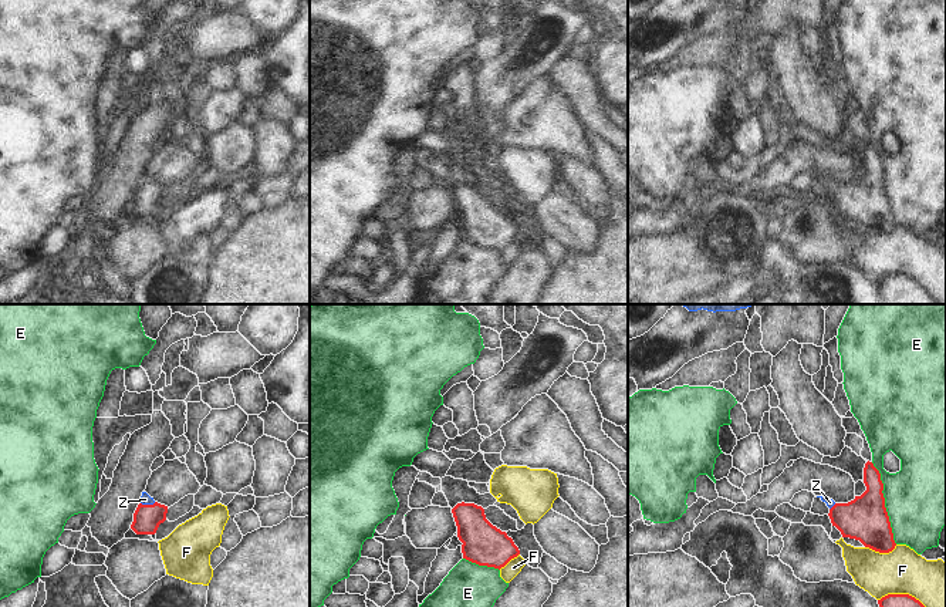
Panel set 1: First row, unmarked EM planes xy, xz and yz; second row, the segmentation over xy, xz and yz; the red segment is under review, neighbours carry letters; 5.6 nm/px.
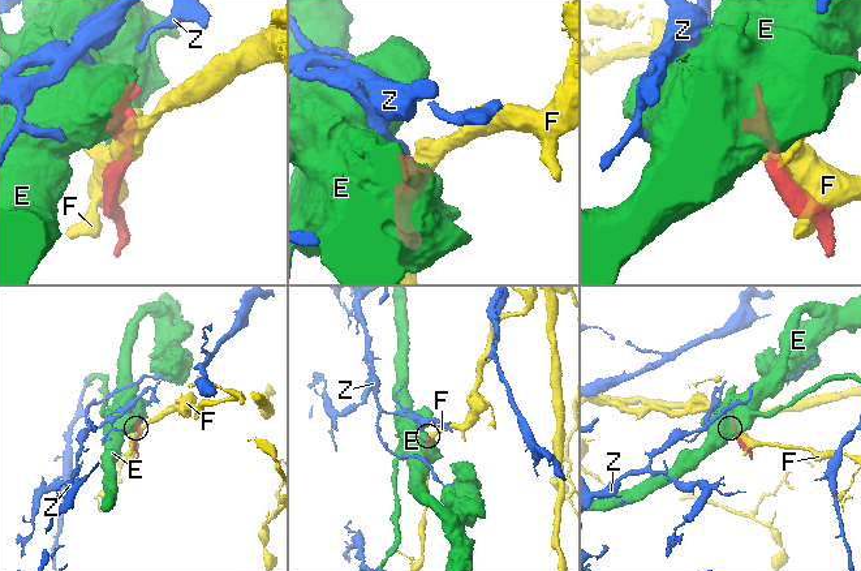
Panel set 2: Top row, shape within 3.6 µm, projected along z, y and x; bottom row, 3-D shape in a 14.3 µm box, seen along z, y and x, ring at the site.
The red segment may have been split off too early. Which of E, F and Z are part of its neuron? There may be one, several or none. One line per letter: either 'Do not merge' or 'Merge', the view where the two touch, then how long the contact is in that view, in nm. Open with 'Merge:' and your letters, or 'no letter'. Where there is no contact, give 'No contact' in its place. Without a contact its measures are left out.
Merge: Z
E: Do not merge. Touches red in yz. Shared border 480 nm
F: Do not merge. Touches red in yz. Shared border 280 nm
Z: Merge. Touches red in xy. Shared border 100 nm.

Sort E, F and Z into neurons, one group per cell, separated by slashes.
E / F / Z

